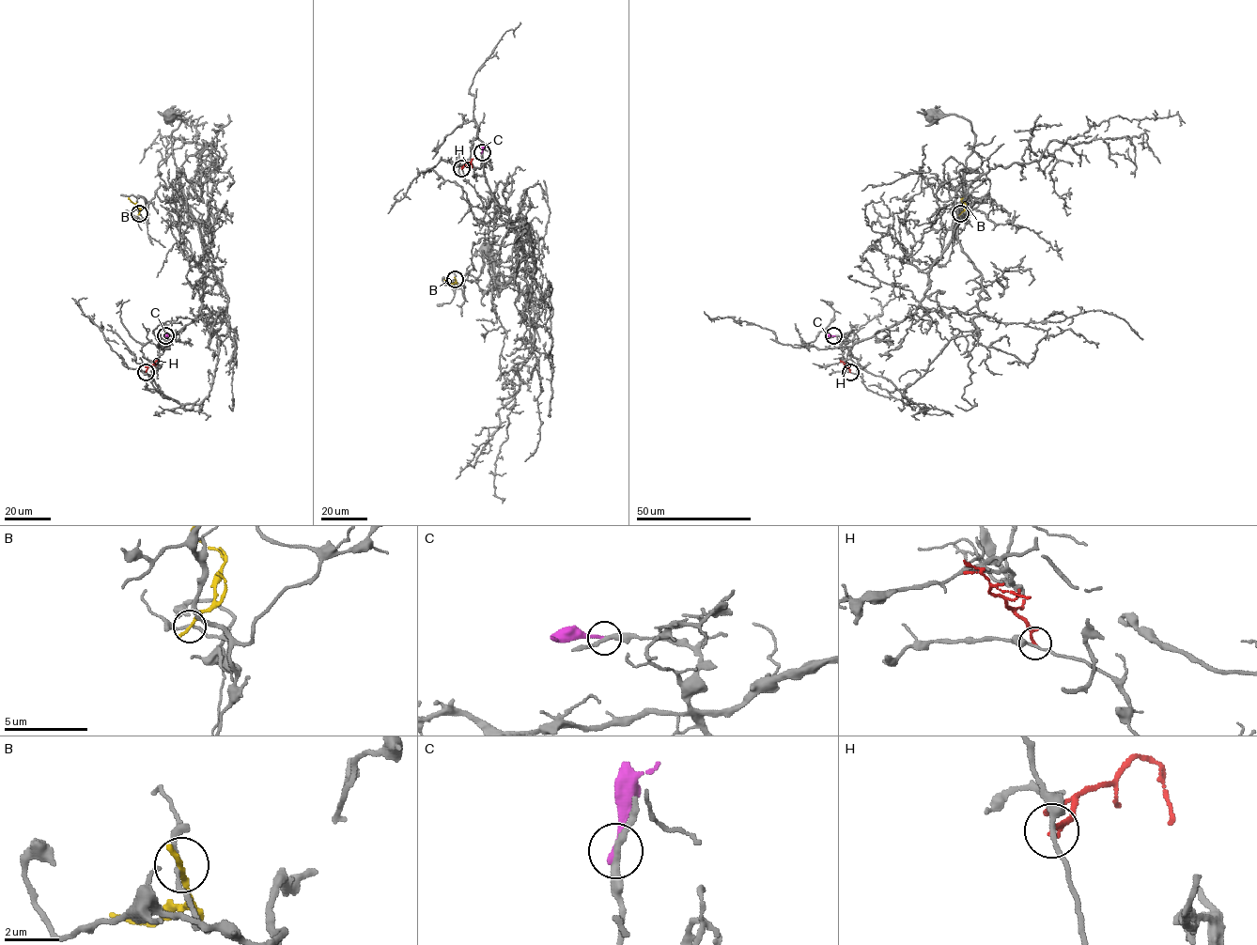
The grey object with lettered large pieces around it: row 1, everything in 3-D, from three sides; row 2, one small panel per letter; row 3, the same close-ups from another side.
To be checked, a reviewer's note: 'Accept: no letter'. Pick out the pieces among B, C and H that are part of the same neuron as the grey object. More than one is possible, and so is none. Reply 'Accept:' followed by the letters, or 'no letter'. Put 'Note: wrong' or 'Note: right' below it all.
Accept: no letter
Note: right

